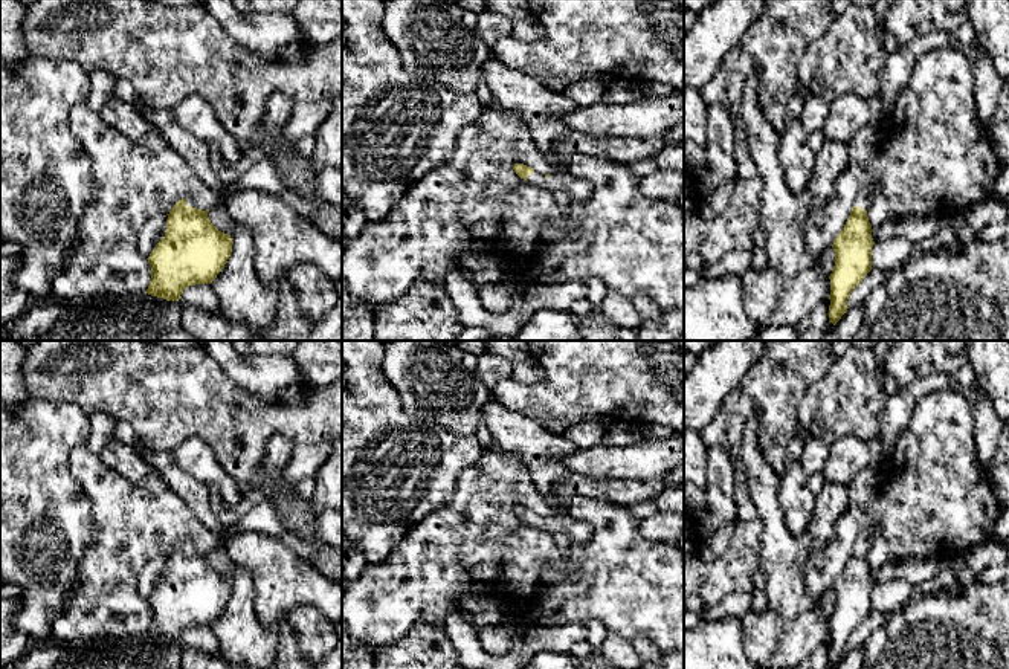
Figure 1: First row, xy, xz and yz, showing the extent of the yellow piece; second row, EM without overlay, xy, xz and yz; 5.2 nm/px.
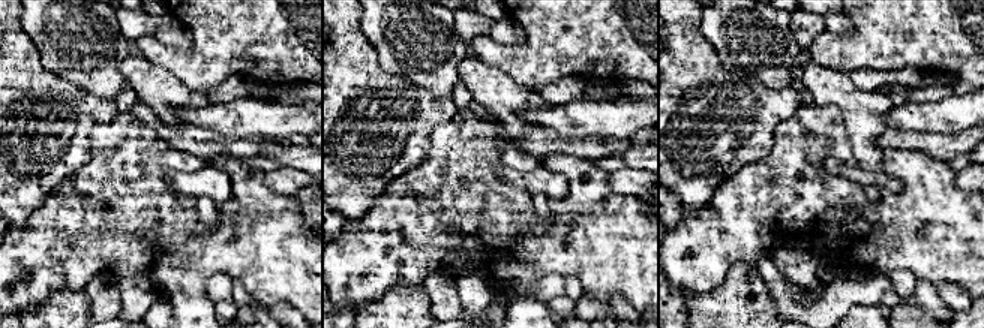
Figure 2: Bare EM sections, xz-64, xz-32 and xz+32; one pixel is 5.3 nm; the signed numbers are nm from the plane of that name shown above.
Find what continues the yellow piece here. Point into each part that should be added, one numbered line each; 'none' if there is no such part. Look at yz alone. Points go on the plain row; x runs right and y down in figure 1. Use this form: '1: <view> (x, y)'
1: yz (864, 542)

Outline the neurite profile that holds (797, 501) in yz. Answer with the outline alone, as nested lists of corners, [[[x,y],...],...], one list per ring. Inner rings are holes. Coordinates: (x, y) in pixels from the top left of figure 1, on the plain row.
[[[789,460],[780,475],[779,499],[788,530],[795,536],[806,533],[815,509],[815,495],[809,490],[808,475],[798,460]]]

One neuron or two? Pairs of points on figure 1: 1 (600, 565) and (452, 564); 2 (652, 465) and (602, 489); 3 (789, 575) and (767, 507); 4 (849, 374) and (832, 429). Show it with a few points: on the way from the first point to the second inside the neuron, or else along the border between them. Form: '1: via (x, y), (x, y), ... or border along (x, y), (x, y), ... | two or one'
1: via (564, 573), (519, 573), (502, 556), (489, 556) | one
2: border along (586, 477), (657, 478) | two
3: via (782, 558), (774, 524) | one
4: via (849, 388), (849, 396), (832, 416) | one

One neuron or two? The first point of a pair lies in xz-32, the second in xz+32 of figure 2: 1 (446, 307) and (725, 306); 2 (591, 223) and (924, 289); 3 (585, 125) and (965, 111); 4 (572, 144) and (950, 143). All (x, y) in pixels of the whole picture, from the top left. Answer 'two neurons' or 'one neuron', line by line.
1: two neurons
2: two neurons
3: one neuron
4: one neuron

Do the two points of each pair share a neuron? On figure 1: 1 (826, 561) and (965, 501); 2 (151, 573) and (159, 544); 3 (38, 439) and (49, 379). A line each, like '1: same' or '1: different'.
1: same
2: different
3: different

